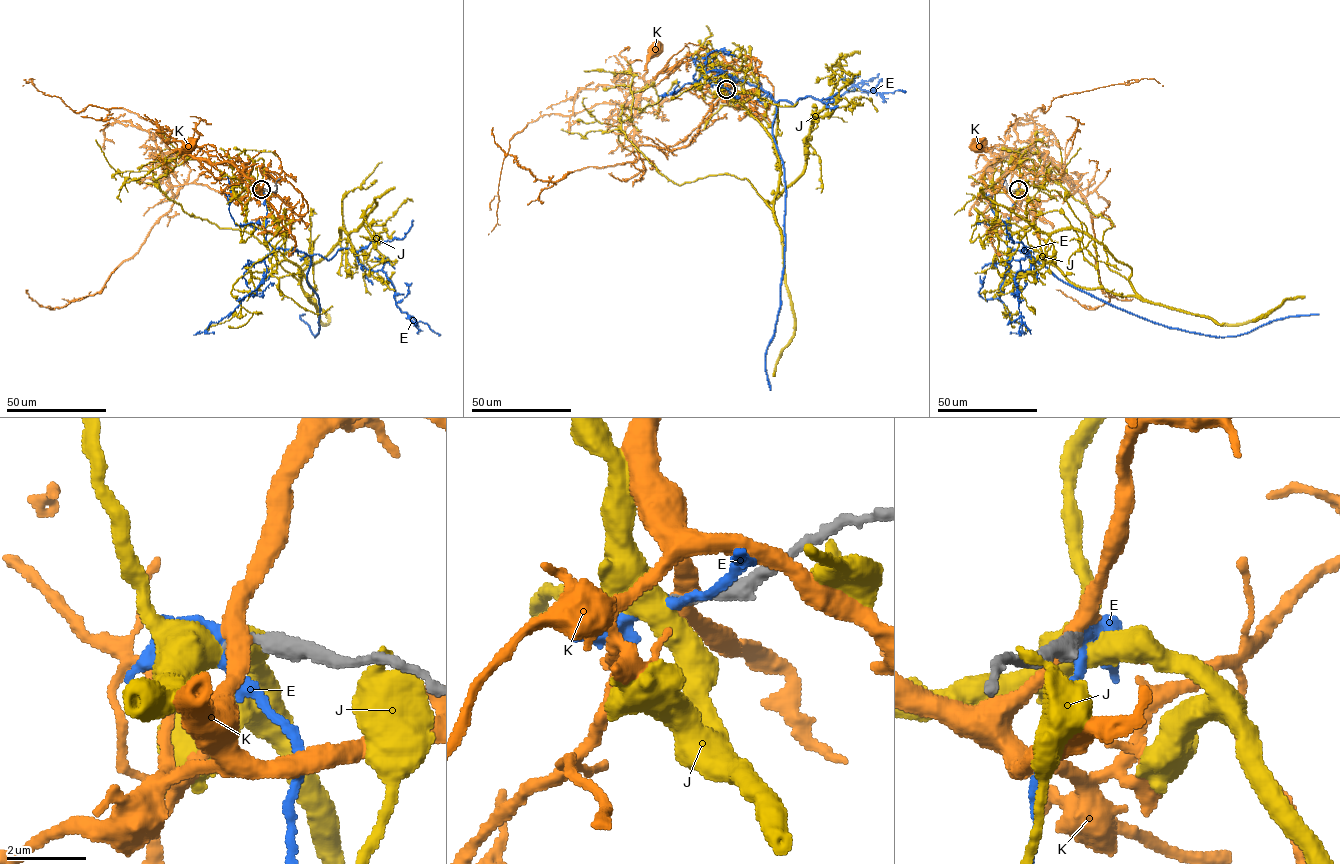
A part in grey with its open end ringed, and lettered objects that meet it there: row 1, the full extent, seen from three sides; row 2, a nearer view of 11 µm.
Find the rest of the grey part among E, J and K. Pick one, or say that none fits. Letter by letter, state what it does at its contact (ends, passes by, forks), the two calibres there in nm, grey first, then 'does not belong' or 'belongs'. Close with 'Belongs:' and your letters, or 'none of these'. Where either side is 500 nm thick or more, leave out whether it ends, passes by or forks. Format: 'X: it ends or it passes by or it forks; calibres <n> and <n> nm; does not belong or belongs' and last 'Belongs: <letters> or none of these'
E: it passes by; calibres 240 and 300 nm; does not belong
J: calibres 240 and 550 nm; does not belong
K: it passes by; calibres 320 and 420 nm; does not belong
Belongs: none of these

